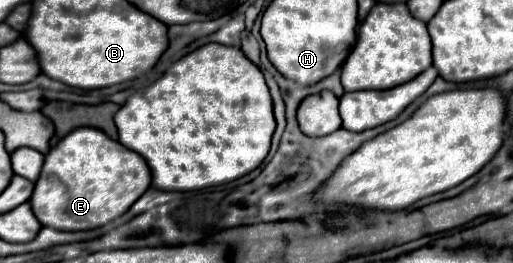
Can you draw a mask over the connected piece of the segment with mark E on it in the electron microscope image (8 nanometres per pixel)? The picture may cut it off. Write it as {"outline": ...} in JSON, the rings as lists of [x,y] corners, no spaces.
{"outline":[[[78,127],[46,155],[30,203],[44,227],[84,231],[102,227],[126,213],[148,187],[150,171],[142,155],[110,139],[100,129]]]}

